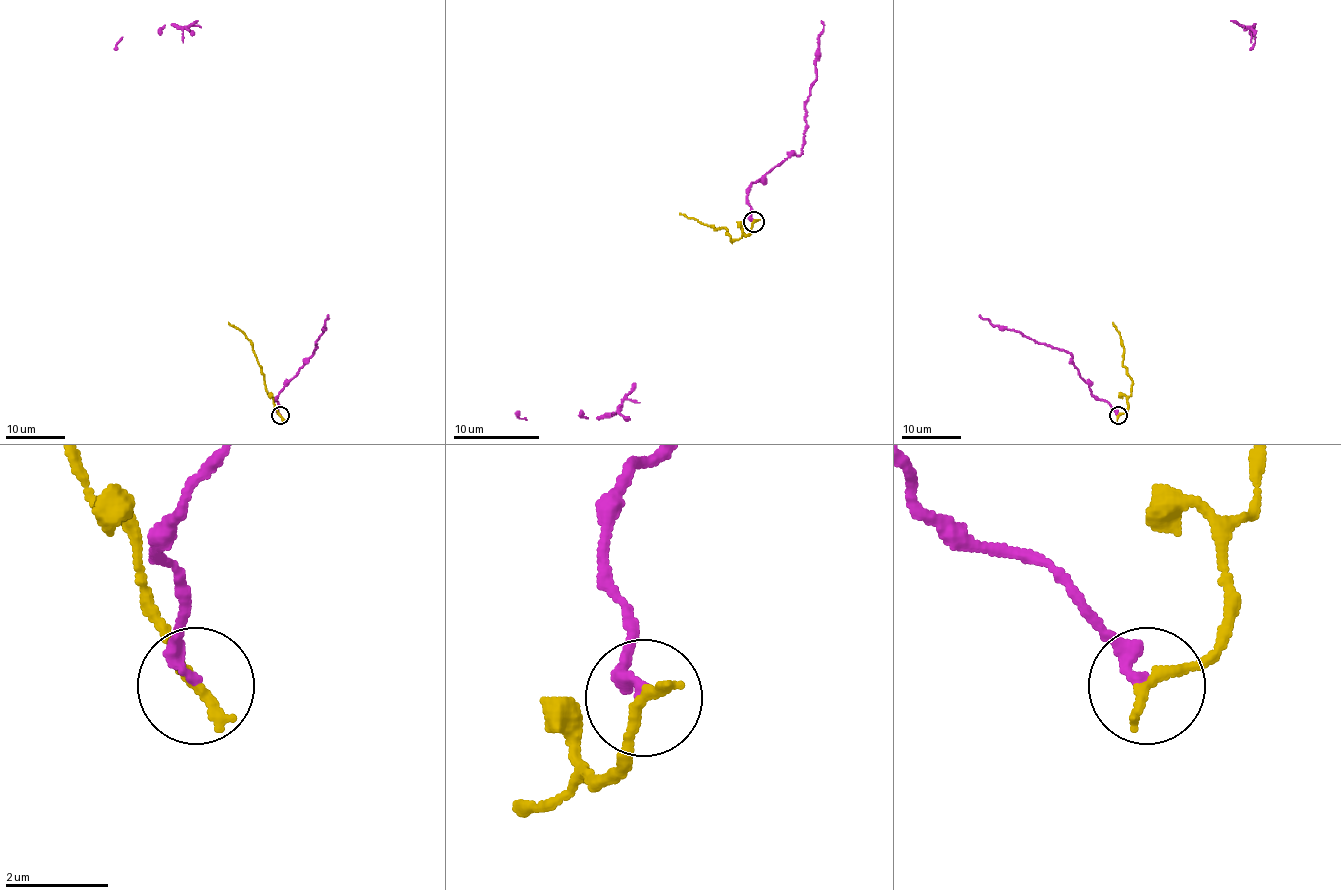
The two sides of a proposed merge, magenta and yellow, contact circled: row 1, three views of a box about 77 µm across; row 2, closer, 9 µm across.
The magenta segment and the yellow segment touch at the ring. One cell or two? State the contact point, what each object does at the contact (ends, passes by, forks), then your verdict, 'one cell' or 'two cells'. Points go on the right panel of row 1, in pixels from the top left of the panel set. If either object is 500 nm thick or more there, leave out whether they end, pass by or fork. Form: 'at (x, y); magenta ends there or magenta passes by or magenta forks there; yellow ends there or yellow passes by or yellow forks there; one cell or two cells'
at (1118, 415); magenta ends there; yellow ends there; two cells

